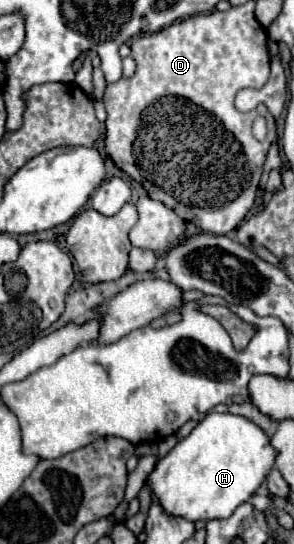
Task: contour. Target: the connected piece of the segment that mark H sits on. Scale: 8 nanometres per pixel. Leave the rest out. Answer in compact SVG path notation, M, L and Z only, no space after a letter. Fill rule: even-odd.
M207 414L193 432L181 440L155 470L147 476L153 500L159 500L167 512L187 516L187 520L227 518L239 504L249 500L267 478L277 458L269 436L249 418L235 414Z

